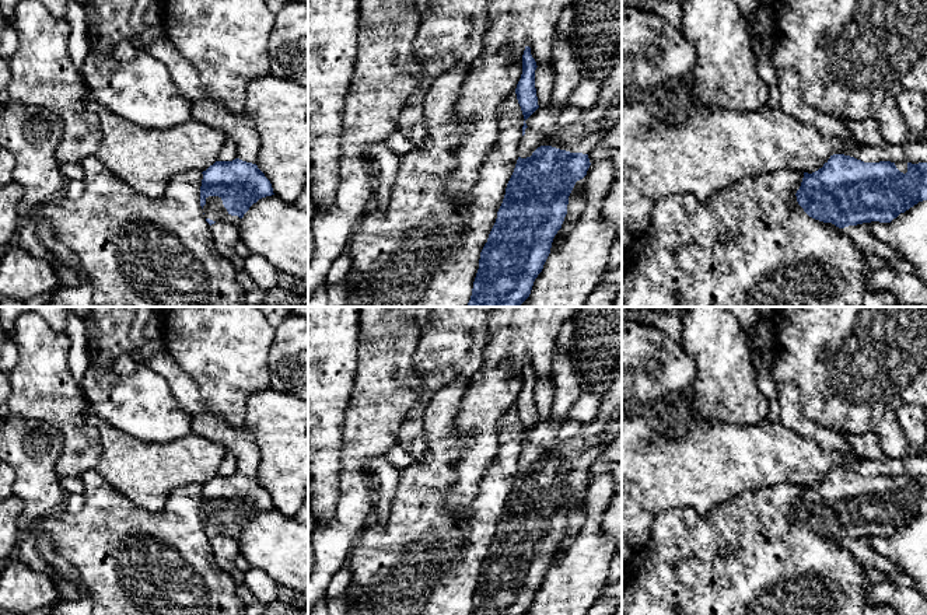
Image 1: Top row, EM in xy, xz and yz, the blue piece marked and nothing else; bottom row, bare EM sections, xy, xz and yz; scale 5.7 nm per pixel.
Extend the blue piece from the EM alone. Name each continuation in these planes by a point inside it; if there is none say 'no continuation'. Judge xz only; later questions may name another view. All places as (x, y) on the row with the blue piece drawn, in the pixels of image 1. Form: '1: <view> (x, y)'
1: xz (573, 137)

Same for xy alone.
1: xy (213, 209)

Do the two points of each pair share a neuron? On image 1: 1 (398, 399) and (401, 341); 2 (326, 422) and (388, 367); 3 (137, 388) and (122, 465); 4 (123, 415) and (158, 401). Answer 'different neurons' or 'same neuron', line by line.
1: same neuron
2: different neurons
3: different neurons
4: same neuron

